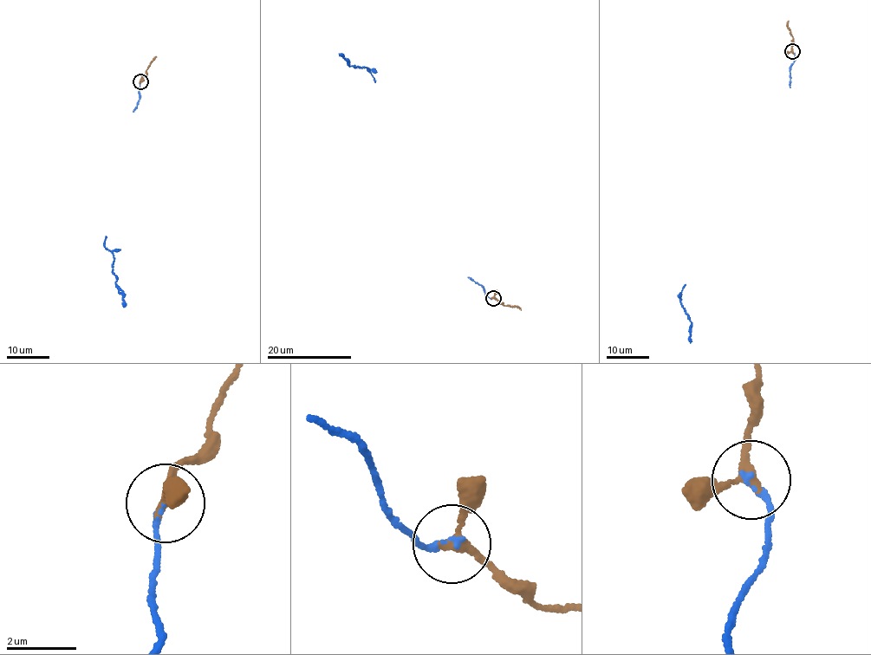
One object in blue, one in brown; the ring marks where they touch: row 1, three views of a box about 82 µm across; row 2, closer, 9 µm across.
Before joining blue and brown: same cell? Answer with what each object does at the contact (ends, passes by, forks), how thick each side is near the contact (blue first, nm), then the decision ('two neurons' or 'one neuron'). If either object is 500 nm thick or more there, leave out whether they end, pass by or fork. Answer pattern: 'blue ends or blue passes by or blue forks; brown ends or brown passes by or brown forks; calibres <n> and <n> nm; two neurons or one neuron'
blue ends; brown passes by; calibres 120 and 220 nm; one neuron

